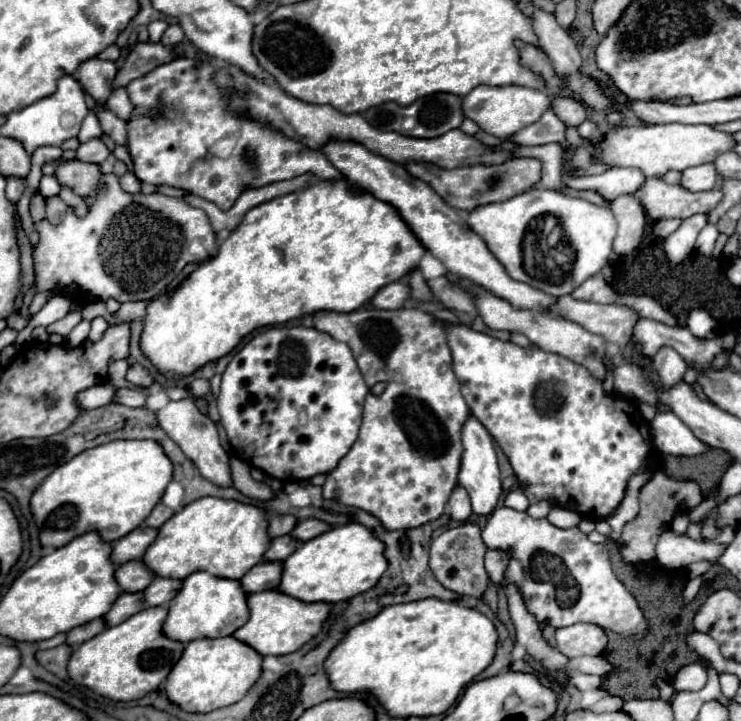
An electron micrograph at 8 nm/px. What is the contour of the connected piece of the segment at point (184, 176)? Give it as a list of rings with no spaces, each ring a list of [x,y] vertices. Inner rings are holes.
[[[189,58],[161,64],[147,76],[129,82],[127,92],[135,104],[133,118],[129,120],[133,174],[141,182],[187,190],[215,202],[221,210],[229,210],[245,188],[261,188],[307,172],[329,182],[343,178],[321,150],[305,148],[305,144],[287,140],[271,128],[261,128],[253,120],[239,120],[227,112],[221,100],[221,88],[229,86],[231,76],[227,68],[215,68],[213,64],[201,64]],[[157,106],[165,108],[163,118],[151,120],[147,112]]]

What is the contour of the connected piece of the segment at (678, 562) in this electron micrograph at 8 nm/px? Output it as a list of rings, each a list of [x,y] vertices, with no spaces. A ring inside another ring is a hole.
[[[667,530],[657,542],[657,560],[663,568],[675,570],[685,568],[699,560],[715,560],[725,550],[723,544],[713,544],[709,540],[695,542],[685,534],[675,534]]]

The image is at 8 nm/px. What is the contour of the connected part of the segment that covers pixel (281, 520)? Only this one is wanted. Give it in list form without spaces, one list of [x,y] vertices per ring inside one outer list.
[[[275,516],[275,518],[269,520],[267,534],[269,534],[269,538],[277,538],[277,536],[283,536],[283,534],[289,534],[295,524],[297,524],[295,516]]]

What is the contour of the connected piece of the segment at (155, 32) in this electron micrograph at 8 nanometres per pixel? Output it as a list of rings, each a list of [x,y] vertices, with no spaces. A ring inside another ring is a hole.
[[[155,20],[155,22],[151,22],[151,24],[147,26],[149,36],[151,36],[151,42],[159,42],[159,38],[163,36],[163,32],[165,32],[167,26],[169,26],[169,24],[167,24],[165,20]]]

